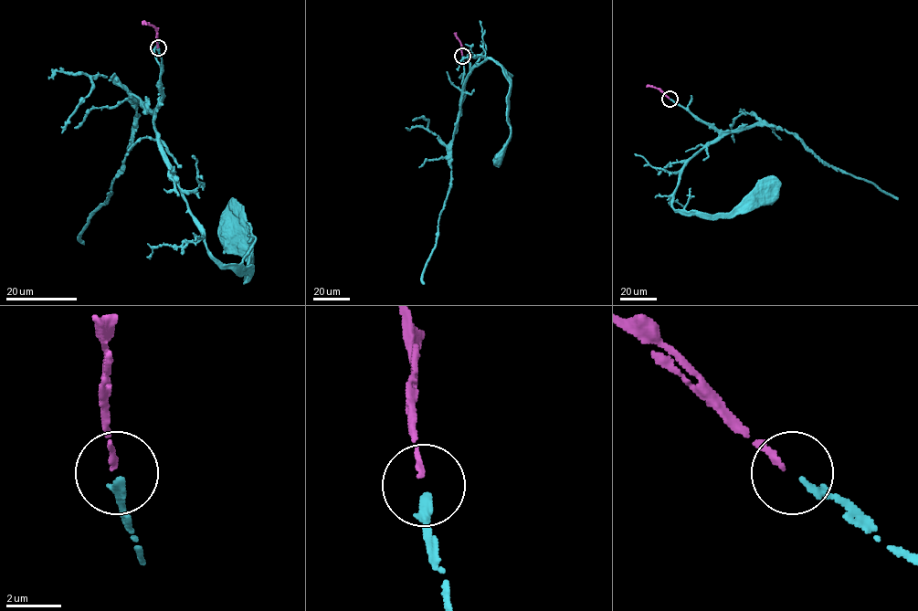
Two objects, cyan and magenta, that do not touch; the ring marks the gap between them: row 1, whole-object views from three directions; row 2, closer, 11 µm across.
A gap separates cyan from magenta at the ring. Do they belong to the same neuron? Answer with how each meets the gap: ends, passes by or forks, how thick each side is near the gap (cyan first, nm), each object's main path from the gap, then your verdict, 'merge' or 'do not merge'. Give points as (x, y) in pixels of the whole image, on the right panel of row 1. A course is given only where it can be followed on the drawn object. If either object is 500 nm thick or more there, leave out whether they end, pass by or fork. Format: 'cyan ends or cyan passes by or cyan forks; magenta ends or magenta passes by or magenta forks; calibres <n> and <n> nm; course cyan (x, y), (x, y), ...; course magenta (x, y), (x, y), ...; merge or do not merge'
cyan ends; magenta ends; calibres 280 and 200 nm; course cyan (670, 99), (710, 124), (719, 136), (684, 167), (674, 194), (675, 210), (726, 216), (772, 193); course magenta (669, 98), (659, 89), (646, 87); merge

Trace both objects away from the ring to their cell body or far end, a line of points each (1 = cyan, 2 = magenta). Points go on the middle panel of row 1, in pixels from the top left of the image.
1: (462, 56), (464, 96), (459, 105), (468, 75), (488, 58), (502, 68), (510, 85), (511, 138), (497, 158)
2: (462, 55), (456, 32)

